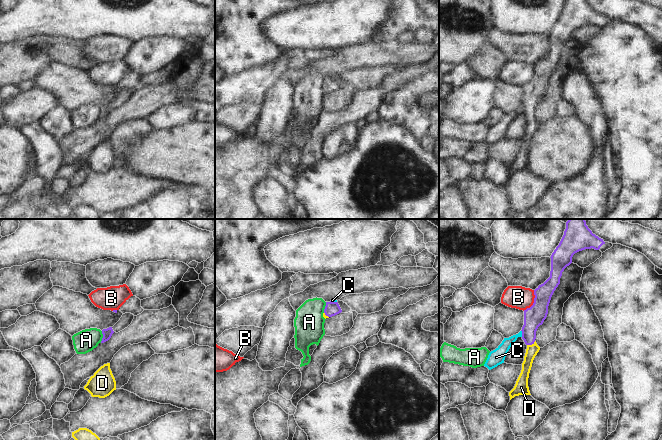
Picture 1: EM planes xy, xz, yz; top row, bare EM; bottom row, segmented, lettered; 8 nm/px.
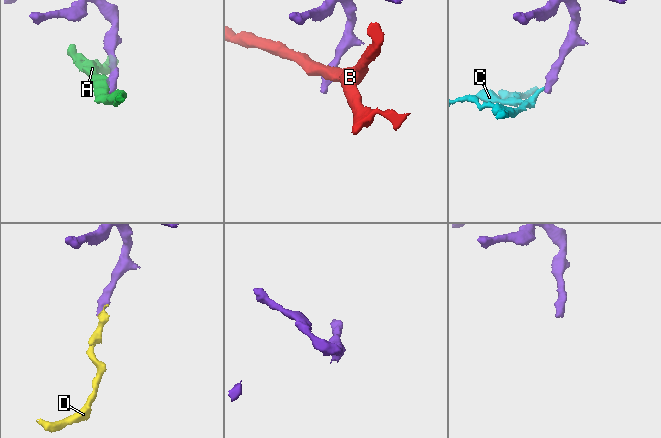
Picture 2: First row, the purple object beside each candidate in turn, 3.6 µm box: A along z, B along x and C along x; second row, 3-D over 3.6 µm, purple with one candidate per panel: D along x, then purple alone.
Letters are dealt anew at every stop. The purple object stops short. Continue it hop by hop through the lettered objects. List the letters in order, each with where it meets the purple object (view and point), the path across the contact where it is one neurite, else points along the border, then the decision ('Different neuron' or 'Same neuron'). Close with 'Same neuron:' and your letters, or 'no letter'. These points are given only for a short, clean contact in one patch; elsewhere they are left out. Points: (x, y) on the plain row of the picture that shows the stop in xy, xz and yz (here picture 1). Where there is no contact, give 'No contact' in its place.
A: Touches purple at xy (103, 113). Boundary: xy (102, 107), (102, 116), (100, 118). Different neuron
B: Touches purple at yz (534, 78). Boundary: yz (534, 66), (534, 78), (523, 86). Different neuron
C: Touches purple at yz (522, 109). Boundary: yz (521, 106), (522, 112). Different neuron
D: Touches purple at yz (531, 120). Path across: yz (534, 92), (531, 98), (531, 120), (532, 126). Same neuron
Same neuron: D.

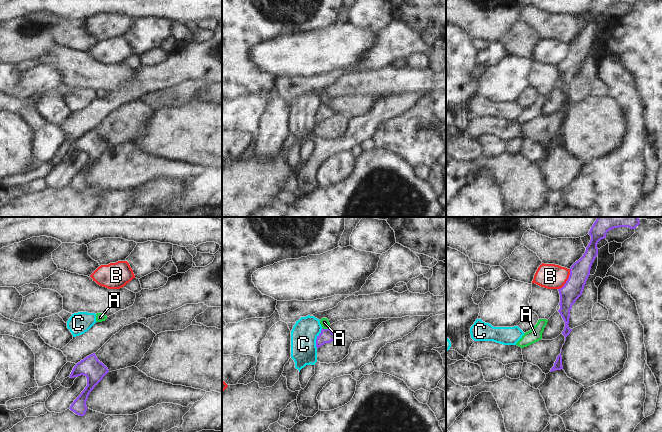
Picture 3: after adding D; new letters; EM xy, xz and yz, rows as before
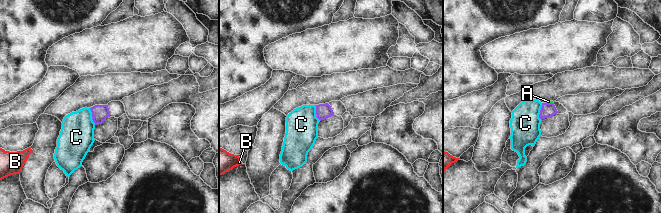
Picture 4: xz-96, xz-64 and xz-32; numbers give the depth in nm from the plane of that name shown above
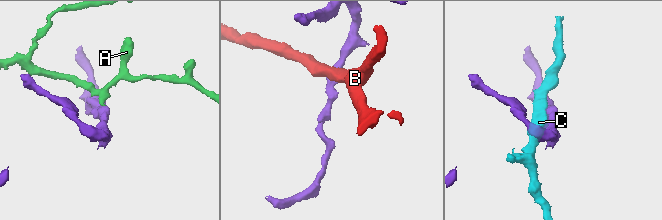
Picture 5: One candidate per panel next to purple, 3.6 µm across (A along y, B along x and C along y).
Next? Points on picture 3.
A: Touches purple at xz (326, 105). Boundary: xz (322, 103), (329, 105). Different neuron
B: Touches purple at yz (567, 56). Boundary: yz (570, 45), (568, 55), (558, 65). Different neuron
C: Touches purple at xz (317, 114). Boundary: xz (322, 104), (316, 115), (316, 124). Different neuron
Same neuron: no letter.

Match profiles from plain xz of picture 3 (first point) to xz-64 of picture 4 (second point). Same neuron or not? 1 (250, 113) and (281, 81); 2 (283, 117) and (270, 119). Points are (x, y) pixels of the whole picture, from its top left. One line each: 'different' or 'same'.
1: same
2: same

